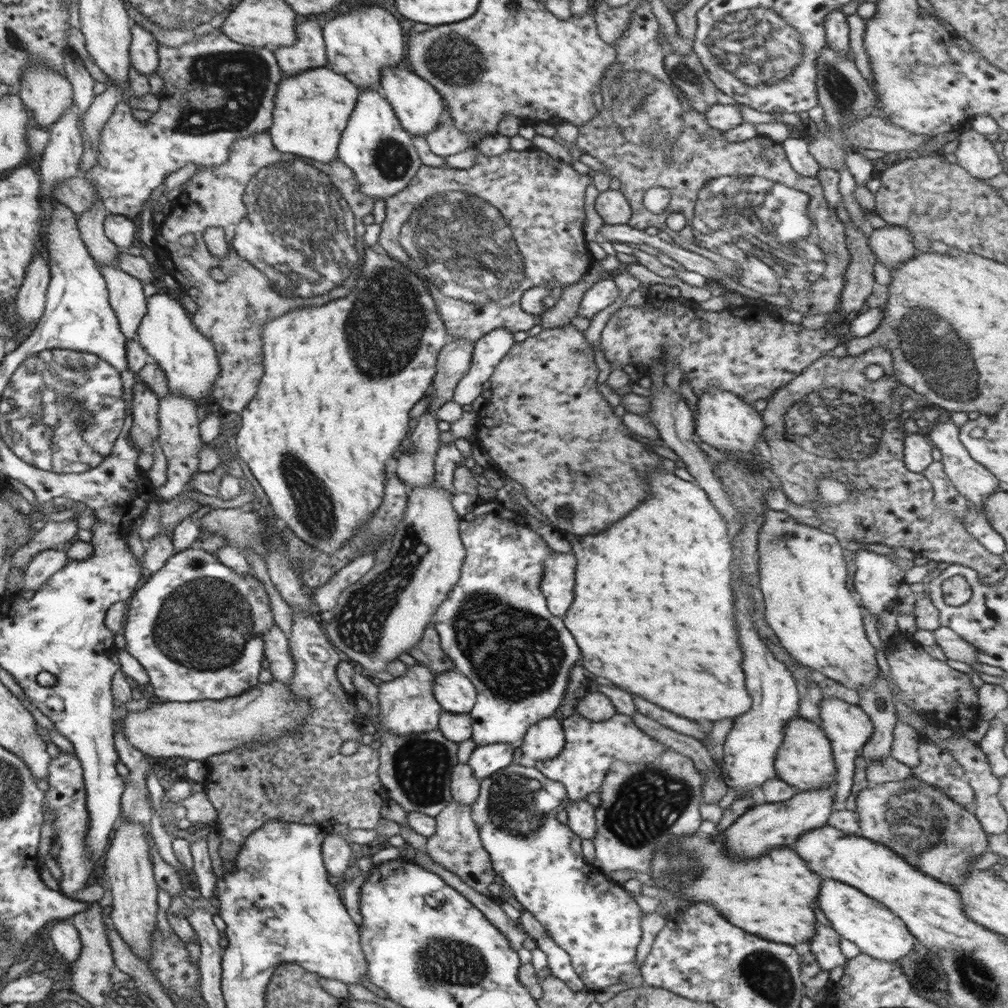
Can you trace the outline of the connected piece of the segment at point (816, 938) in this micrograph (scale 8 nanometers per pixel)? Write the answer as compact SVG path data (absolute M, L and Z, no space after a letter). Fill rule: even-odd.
M824 924L815 926L815 935L809 940L810 952L816 957L821 970L830 972L836 966L844 968L848 959L840 951L840 935Z

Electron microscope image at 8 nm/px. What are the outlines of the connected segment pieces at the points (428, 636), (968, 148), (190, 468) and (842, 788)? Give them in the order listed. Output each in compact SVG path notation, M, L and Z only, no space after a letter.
M432 622L427 626L426 633L422 635L420 642L410 649L409 655L414 657L419 663L424 664L426 668L430 668L436 675L456 670L450 657L442 650L439 634Z
M972 128L960 134L953 160L978 180L996 178L1005 170L994 151L993 142Z
M172 390L166 396L159 399L158 424L159 443L167 460L167 479L164 486L155 489L156 500L159 502L178 496L198 471L198 451L206 445L201 441L199 433L199 416L195 400L184 395L177 395Z
M823 697L820 701L821 728L830 741L833 761L837 768L836 793L834 810L845 808L846 800L851 795L853 774L855 771L855 758L862 753L864 743L870 738L873 726L869 716L858 706L845 702L837 697Z

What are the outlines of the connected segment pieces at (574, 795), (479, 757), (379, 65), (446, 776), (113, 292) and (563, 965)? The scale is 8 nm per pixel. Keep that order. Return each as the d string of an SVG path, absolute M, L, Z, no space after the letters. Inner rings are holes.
M577 712L562 721L564 728L564 748L558 756L538 761L535 767L550 780L562 783L567 790L567 802L586 800L591 792L600 792L602 781L614 761L625 763L647 763L659 757L667 749L644 732L631 716L616 713L604 721L591 721Z
M496 743L477 746L472 752L468 764L478 780L490 776L494 771L512 764L514 749L511 744Z
M374 3L346 8L323 27L328 67L361 90L380 92L384 68L396 68L404 54L404 34L400 22Z
M354 673L352 684L357 689L356 695L363 696L370 703L366 717L377 728L376 737L381 742L379 752L379 779L389 798L401 806L405 812L416 811L435 817L453 801L451 796L451 774L458 764L458 743L448 740L439 729L415 733L414 735L397 735L383 727L379 721L379 687L377 681Z
M100 263L99 269L109 290L109 303L118 317L119 328L127 339L138 338L138 328L147 311L143 282L117 265Z
M550 937L537 939L537 947L546 953L551 974L563 980L572 992L588 990L571 965L570 955Z

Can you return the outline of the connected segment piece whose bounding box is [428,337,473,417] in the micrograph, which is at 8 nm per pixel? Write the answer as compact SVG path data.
M460 337L450 339L442 347L437 358L437 373L434 380L434 397L428 410L436 417L436 411L449 400L453 400L453 394L458 381L471 367L473 344Z

